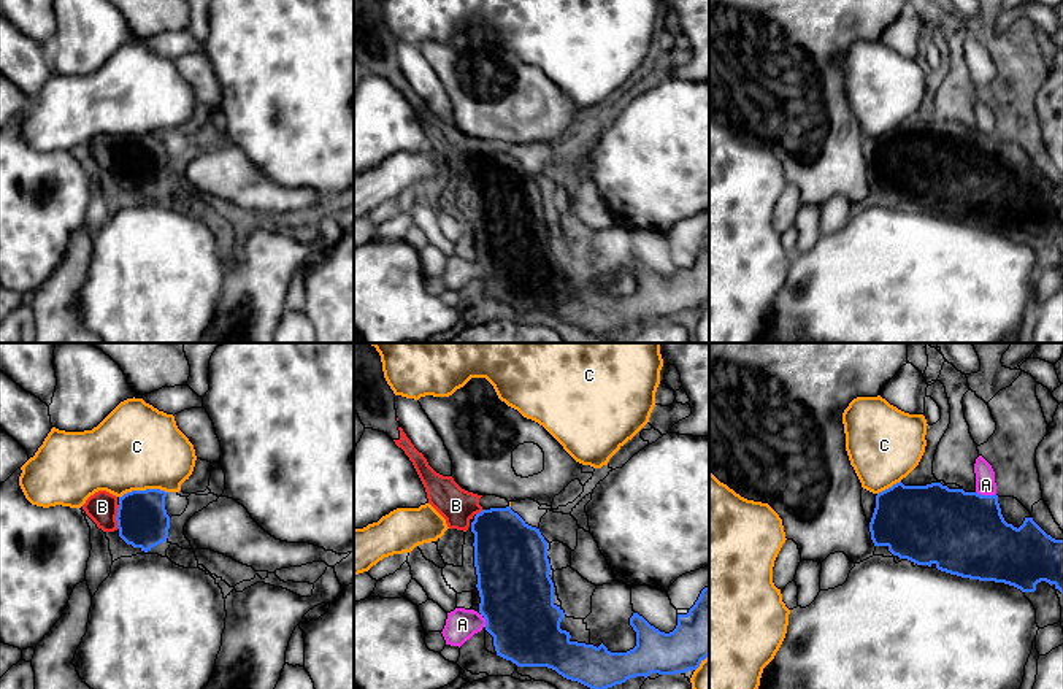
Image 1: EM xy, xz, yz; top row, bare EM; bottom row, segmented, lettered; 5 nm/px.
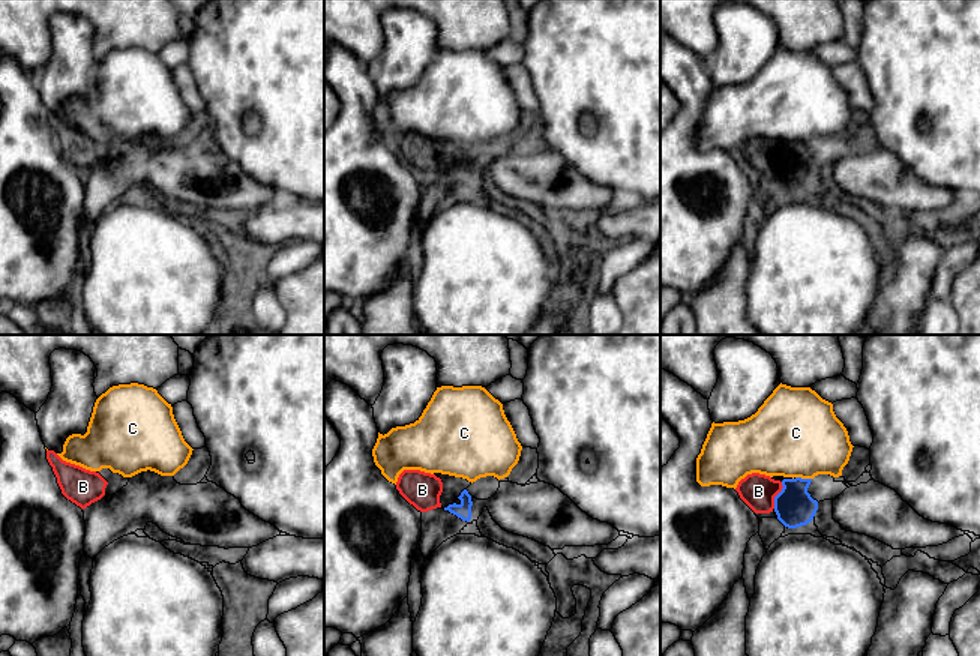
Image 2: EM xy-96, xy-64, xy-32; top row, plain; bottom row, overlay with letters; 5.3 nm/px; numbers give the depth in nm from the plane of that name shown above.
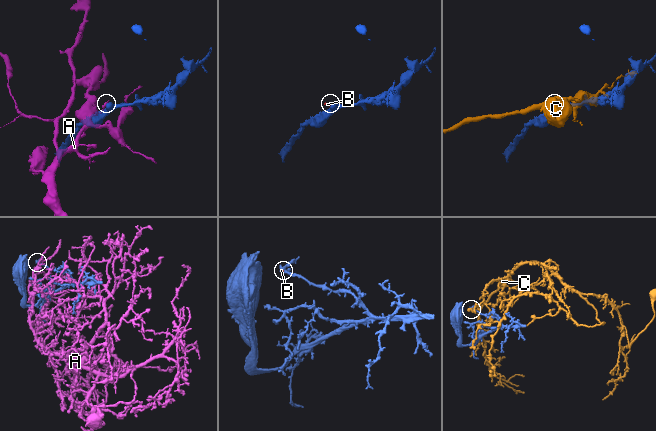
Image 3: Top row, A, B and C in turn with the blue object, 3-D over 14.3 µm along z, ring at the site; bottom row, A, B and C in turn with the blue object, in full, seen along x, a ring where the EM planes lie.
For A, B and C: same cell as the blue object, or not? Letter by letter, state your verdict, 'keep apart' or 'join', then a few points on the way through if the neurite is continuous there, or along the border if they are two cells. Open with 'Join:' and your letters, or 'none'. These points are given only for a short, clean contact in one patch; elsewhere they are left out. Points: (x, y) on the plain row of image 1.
Join: B
A: keep apart
B: join | across xy (141, 162), (116, 161), (102, 151)
C: keep apart

